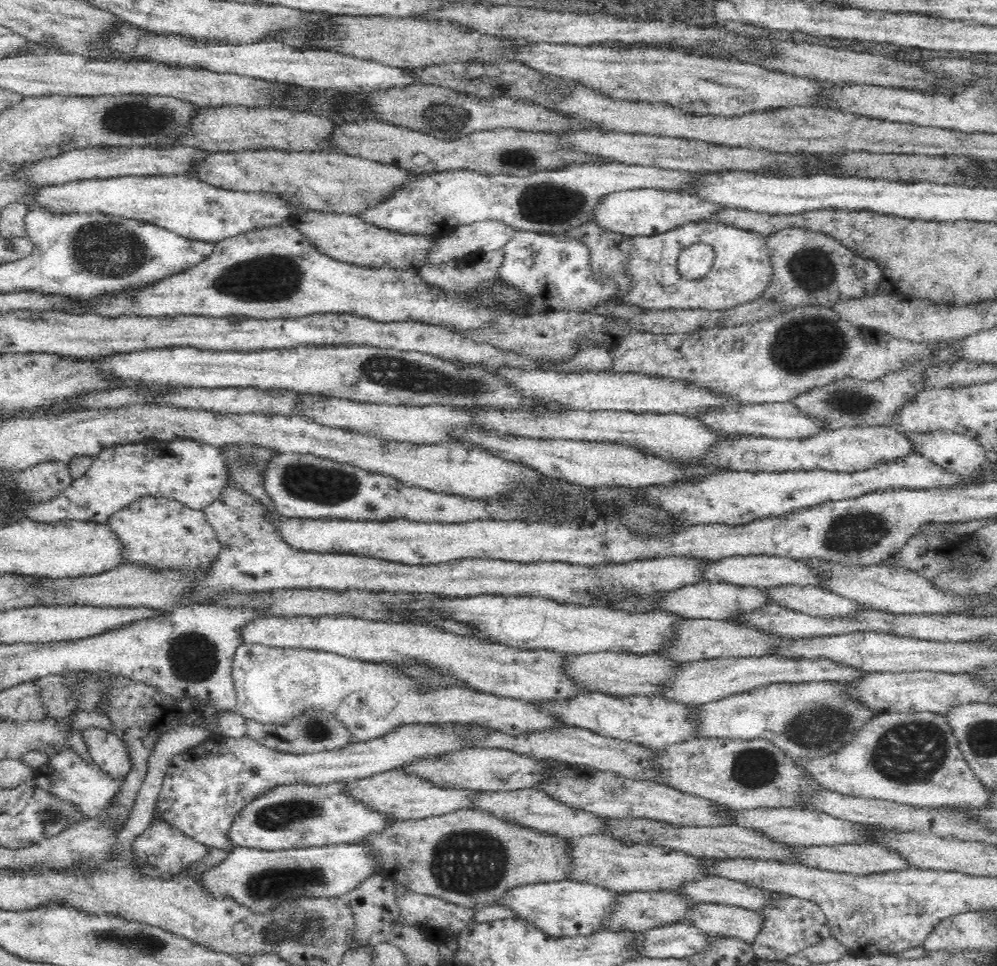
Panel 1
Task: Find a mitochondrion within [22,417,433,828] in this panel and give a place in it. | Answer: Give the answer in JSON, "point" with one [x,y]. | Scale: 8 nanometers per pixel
{"point":[304,481]}

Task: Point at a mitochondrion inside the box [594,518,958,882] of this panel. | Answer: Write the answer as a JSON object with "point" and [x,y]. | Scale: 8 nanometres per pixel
{"point":[914,751]}

